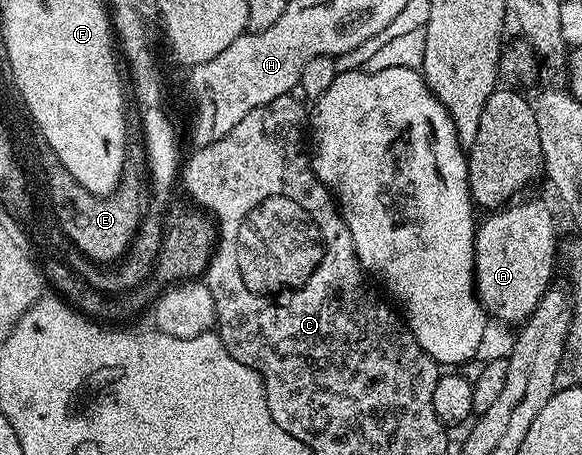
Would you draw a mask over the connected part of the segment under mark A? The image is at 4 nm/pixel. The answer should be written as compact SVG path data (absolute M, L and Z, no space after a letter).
M518 199L508 206L488 213L485 221L480 221L477 236L473 240L473 275L477 299L485 307L486 313L505 324L520 325L529 319L539 306L543 294L554 283L553 267L559 264L559 239L553 212L541 200Z

